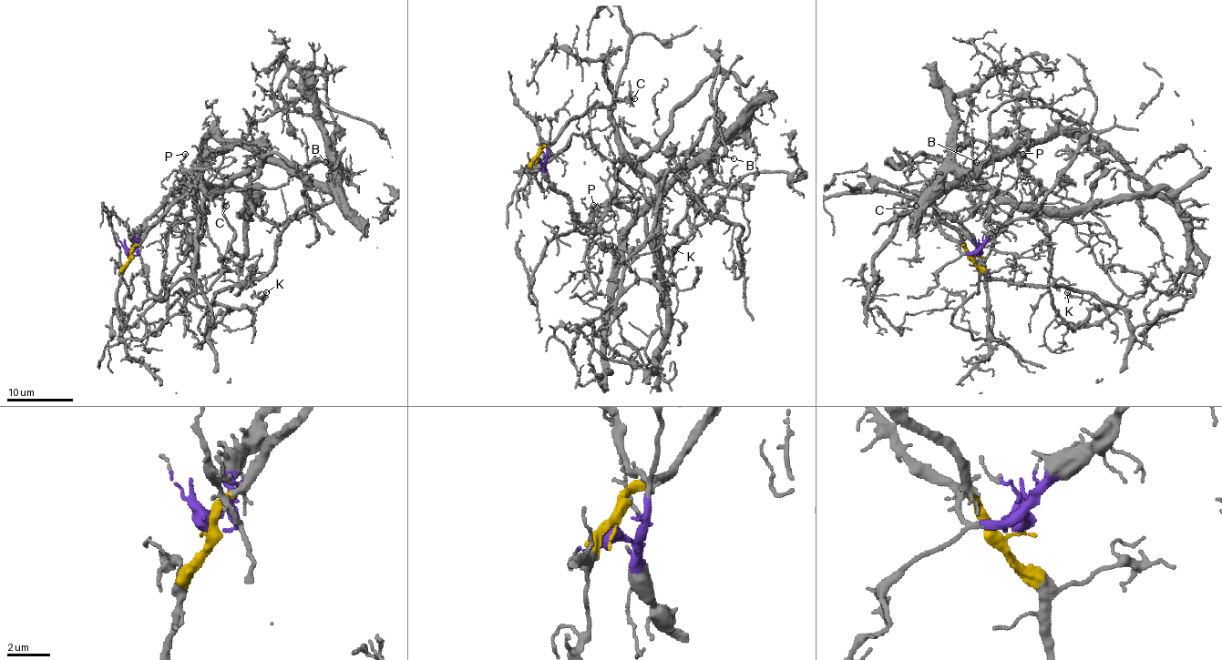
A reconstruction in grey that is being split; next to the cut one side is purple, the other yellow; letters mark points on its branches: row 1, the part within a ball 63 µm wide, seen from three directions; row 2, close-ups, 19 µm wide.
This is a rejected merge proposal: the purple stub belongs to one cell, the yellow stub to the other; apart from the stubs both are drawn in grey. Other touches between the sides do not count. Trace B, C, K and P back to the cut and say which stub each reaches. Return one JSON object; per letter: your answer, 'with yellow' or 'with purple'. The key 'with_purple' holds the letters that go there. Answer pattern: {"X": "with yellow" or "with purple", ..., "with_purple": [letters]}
{"B": "with purple", "C": "with yellow", "K": "with yellow", "P": "with purple", "with_purple": ["B", "P"]}

